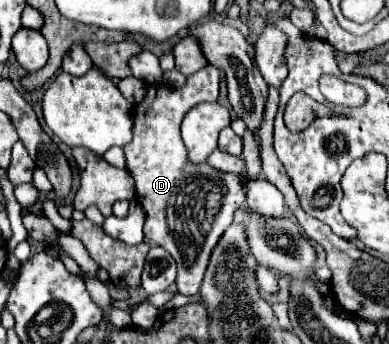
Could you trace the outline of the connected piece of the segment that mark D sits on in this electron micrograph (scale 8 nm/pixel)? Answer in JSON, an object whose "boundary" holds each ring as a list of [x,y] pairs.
{"boundary":[[[213,65],[203,67],[201,71],[187,77],[187,83],[183,87],[171,87],[167,83],[149,85],[145,99],[135,107],[135,123],[133,123],[133,141],[123,147],[125,151],[125,167],[135,179],[135,193],[137,201],[145,209],[145,227],[143,233],[149,241],[157,243],[159,247],[167,249],[171,257],[177,263],[177,291],[183,295],[197,295],[201,289],[203,273],[207,269],[207,261],[211,257],[211,249],[219,243],[219,237],[223,235],[223,229],[231,225],[233,213],[239,209],[239,205],[247,203],[243,181],[241,177],[235,177],[235,173],[219,173],[217,169],[211,169],[211,165],[195,165],[193,161],[187,161],[187,149],[181,141],[181,119],[183,115],[203,101],[217,101],[219,97],[219,69]]]}

